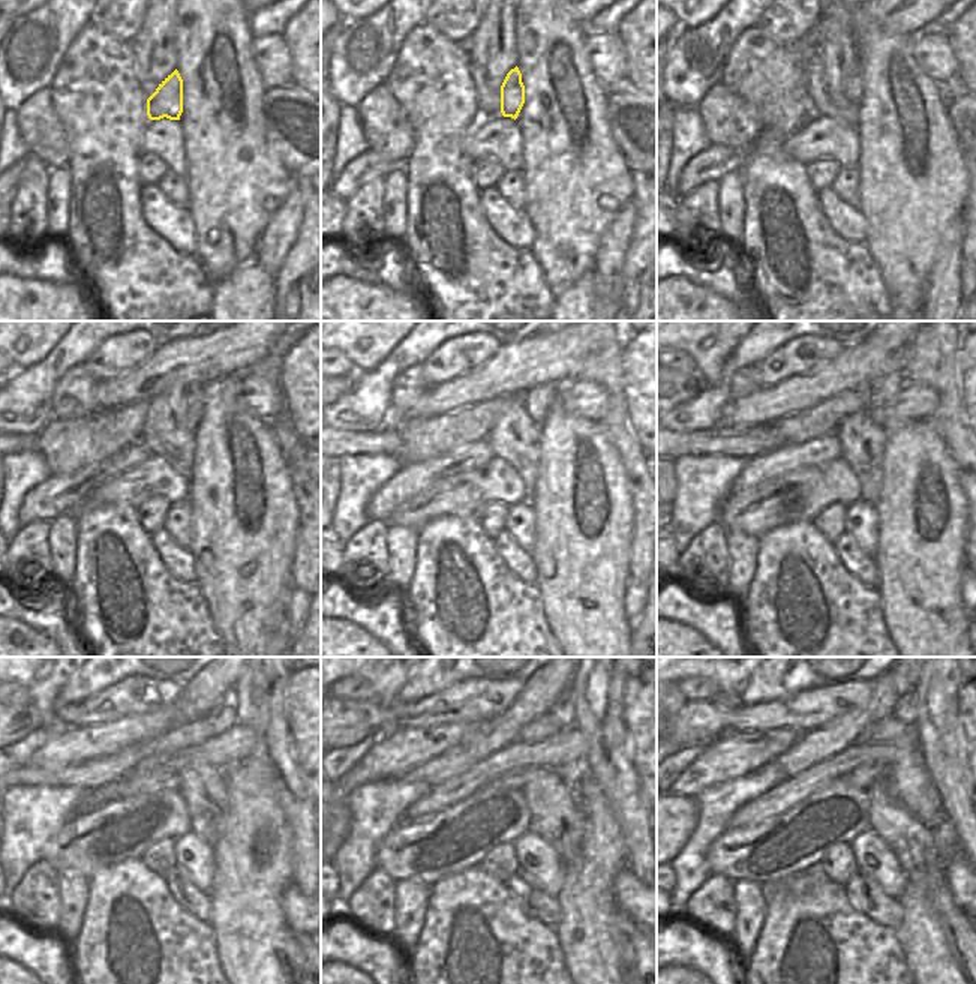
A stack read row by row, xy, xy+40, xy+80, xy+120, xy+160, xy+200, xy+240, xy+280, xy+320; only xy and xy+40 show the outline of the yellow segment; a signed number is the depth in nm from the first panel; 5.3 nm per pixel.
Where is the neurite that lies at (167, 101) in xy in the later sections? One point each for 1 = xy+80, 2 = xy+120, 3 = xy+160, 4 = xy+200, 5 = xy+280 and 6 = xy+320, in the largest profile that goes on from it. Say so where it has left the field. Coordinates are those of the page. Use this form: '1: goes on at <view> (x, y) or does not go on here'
1: goes on at xy+80 (853, 86)
2: goes on at xy+120 (194, 396)
3: goes on at xy+160 (537, 401)
4: goes on at xy+200 (882, 392)
5: goes on at xy+280 (564, 711)
6: goes on at xy+320 (904, 708)

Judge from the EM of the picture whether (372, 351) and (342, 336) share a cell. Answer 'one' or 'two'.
one

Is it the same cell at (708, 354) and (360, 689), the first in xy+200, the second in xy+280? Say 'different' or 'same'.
different

